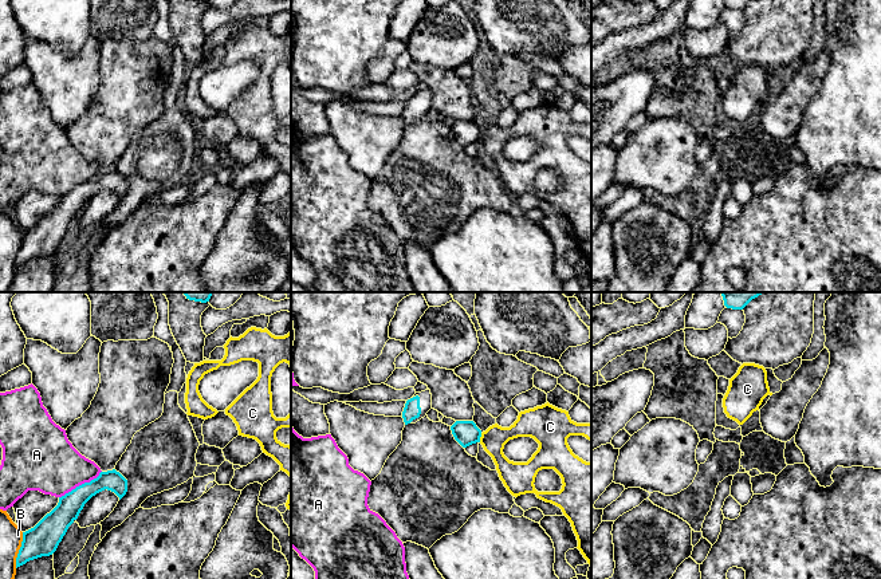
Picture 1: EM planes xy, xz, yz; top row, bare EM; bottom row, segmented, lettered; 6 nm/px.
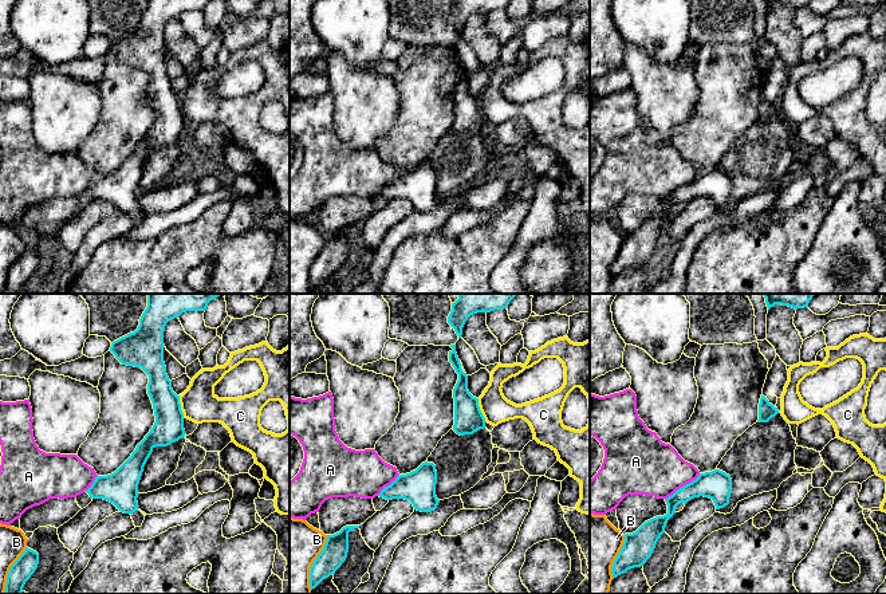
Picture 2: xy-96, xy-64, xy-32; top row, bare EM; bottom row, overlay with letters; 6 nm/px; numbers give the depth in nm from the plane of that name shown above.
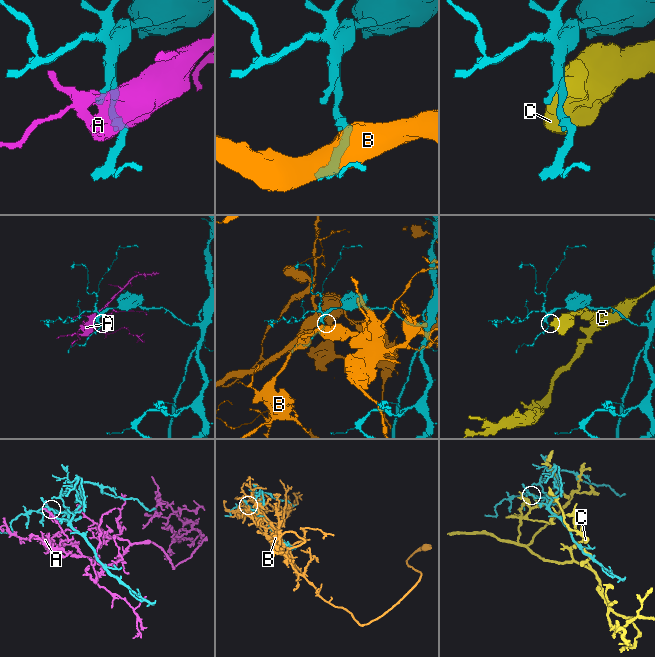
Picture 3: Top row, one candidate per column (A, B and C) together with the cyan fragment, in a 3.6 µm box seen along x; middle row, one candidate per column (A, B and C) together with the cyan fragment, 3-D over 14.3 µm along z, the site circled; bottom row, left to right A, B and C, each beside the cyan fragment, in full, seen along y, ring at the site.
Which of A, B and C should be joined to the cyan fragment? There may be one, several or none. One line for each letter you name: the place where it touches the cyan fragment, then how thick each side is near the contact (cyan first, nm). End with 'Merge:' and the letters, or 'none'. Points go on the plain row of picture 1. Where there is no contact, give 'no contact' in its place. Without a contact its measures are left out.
Merge: none

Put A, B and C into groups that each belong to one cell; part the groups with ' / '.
A / B / C

